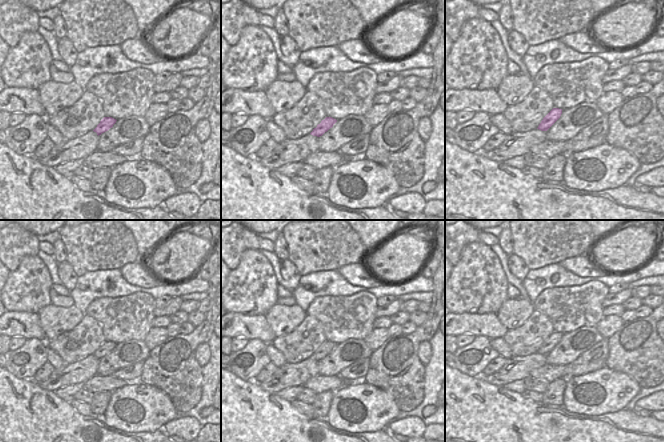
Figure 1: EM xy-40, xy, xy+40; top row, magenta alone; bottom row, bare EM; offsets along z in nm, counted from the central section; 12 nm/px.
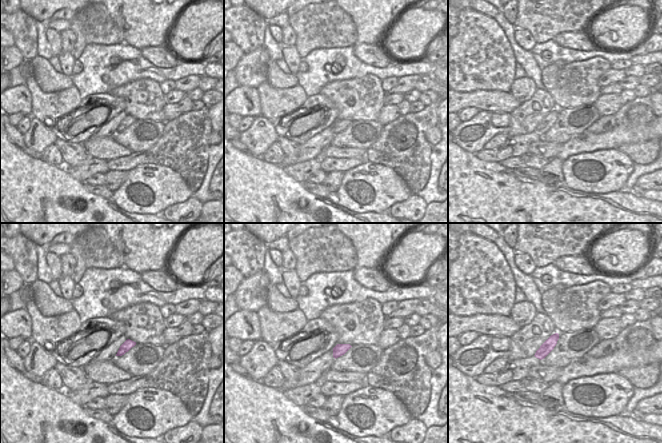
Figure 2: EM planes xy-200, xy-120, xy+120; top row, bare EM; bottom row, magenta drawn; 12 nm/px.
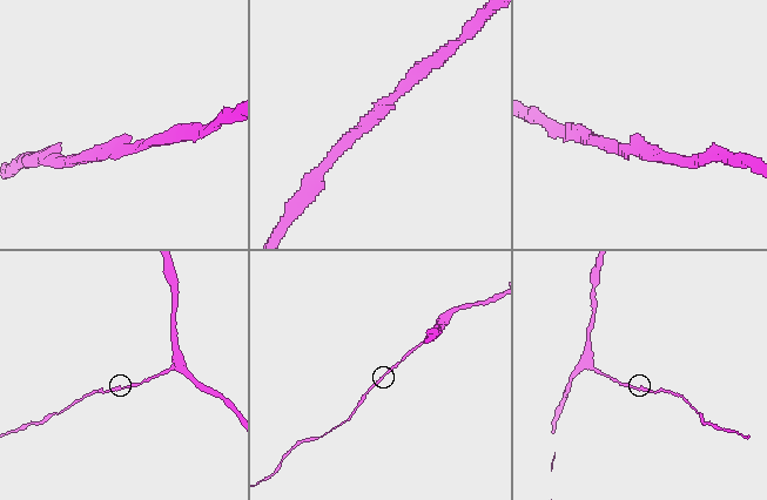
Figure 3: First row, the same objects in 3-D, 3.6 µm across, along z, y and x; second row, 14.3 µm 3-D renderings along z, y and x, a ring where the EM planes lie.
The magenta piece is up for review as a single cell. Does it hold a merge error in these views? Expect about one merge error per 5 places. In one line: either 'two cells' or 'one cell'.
one cell

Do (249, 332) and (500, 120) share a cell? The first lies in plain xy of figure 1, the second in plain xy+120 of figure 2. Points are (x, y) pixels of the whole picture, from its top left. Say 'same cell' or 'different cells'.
different cells

